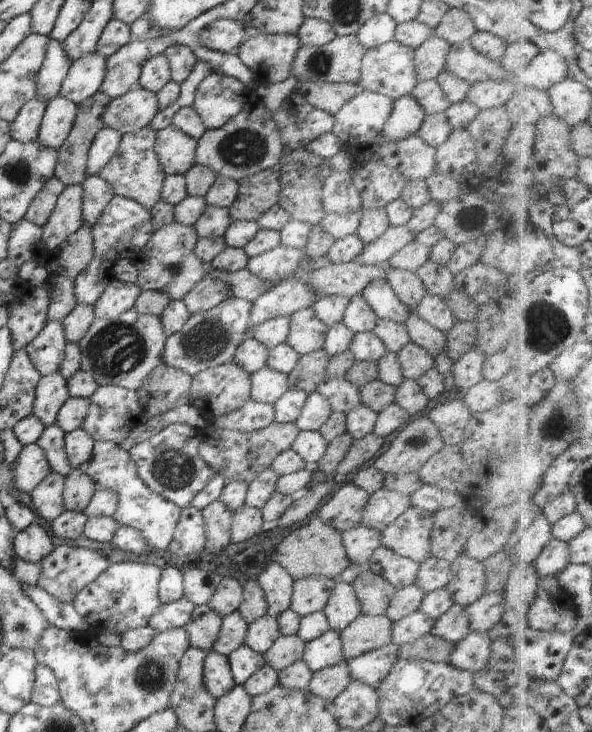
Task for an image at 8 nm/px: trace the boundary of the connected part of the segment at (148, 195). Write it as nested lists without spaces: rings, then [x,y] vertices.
[[[144,127],[122,135],[116,154],[98,172],[98,176],[112,186],[116,195],[130,198],[146,210],[150,210],[161,199],[165,179],[158,156],[154,152],[156,133],[153,128]]]

